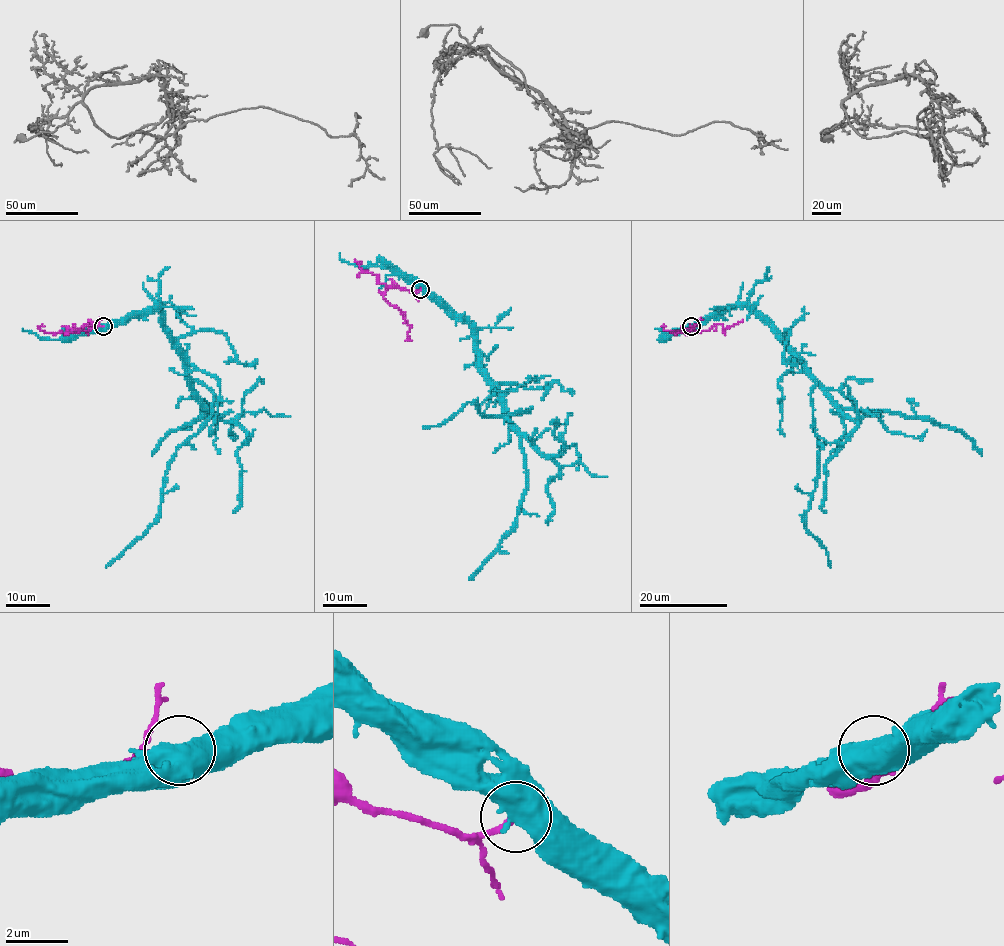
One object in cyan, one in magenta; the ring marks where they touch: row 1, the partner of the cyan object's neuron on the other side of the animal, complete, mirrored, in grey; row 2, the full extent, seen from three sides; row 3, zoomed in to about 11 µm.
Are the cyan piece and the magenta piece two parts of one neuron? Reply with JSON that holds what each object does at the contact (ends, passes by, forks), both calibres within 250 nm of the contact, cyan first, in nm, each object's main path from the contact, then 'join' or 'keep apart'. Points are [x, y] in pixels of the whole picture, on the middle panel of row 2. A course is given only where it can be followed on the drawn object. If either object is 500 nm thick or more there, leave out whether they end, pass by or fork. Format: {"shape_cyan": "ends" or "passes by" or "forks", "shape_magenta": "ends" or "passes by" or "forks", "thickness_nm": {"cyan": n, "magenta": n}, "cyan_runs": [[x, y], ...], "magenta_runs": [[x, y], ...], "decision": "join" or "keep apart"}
{"thickness_nm": {"cyan": 900, "magenta": 240}, "cyan_runs": [[420, 289], [469, 326], [478, 366], [505, 409], [531, 409], [485, 417], [467, 402], [444, 422], [423, 427]], "magenta_runs": [[420, 289], [412, 292], [389, 287], [384, 295], [408, 322], [408, 340], [405, 341]], "decision": "keep apart"}

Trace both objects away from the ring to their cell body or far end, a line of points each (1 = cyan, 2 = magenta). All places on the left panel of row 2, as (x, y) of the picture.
1: (103, 326), (157, 307), (184, 368), (212, 393), (214, 404), (168, 466), (158, 520), (106, 567)
2: (103, 326), (67, 331), (80, 330), (86, 324), (91, 328), (91, 321), (88, 320)

